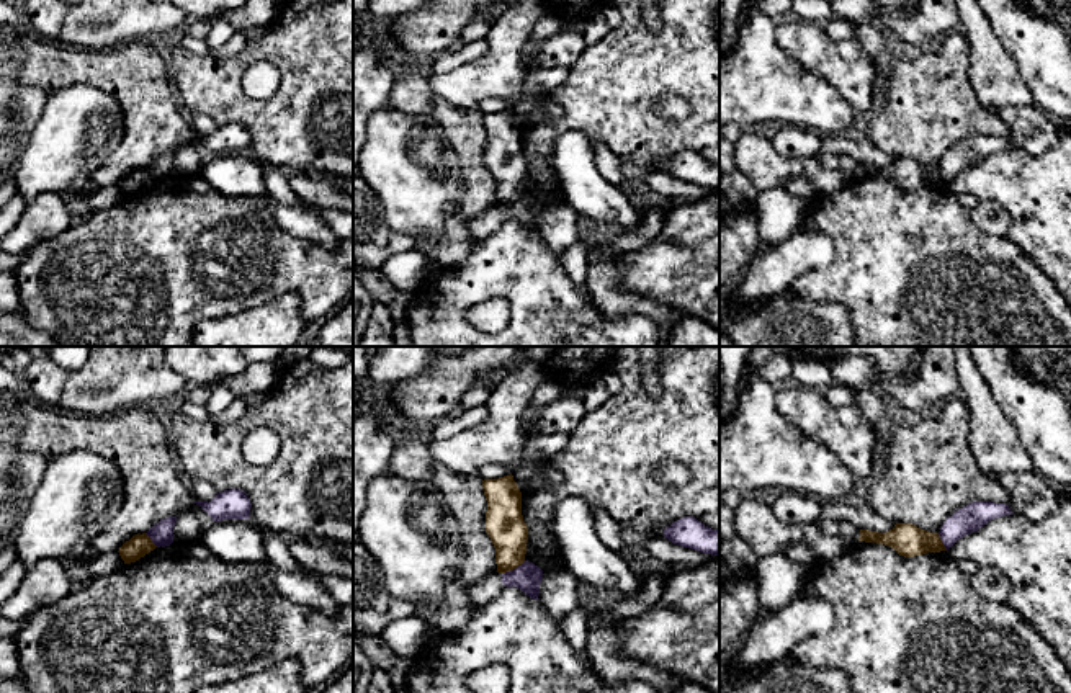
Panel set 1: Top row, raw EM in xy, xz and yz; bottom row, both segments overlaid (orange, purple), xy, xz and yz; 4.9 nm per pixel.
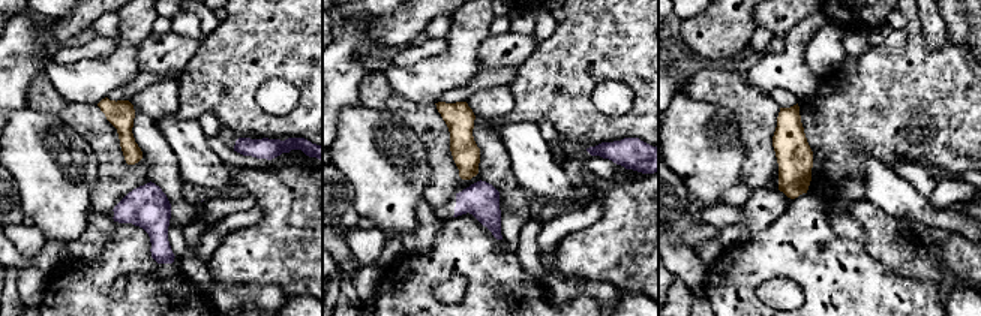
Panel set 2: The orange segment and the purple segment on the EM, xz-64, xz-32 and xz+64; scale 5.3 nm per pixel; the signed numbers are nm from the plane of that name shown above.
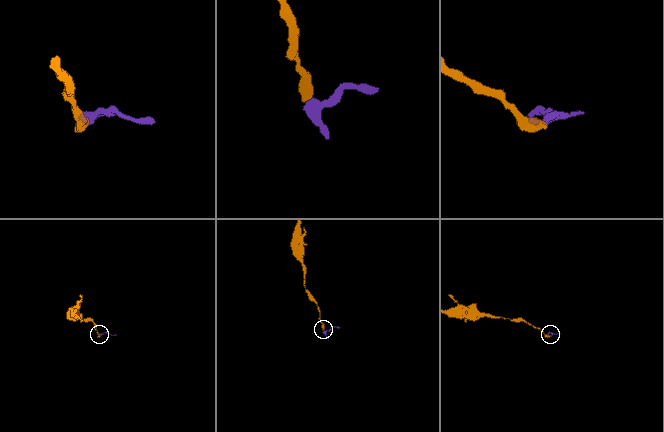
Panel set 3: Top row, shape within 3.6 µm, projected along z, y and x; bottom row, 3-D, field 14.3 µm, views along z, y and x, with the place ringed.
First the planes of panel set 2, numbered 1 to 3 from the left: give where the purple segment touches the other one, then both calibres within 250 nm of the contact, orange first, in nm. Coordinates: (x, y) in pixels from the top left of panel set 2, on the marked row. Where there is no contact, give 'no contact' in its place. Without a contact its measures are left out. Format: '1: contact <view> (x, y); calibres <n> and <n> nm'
1: no contact
2: no contact
3: no contact

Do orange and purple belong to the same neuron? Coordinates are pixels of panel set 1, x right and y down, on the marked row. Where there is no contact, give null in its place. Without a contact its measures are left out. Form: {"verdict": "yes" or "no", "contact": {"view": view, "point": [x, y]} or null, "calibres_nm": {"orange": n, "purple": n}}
{"verdict": "no", "contact": {"view": "xz", "point": [514, 567]}, "calibres_nm": {"orange": 190, "purple": 140}}

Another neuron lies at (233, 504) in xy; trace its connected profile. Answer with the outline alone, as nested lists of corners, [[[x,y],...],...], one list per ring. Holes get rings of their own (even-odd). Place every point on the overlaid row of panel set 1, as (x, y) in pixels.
[[[239,489],[219,492],[211,502],[195,503],[199,505],[213,518],[213,521],[249,520],[252,508],[247,494]]]

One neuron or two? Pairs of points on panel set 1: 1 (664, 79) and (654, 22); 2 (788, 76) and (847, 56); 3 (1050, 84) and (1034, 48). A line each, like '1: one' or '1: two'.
1: two
2: two
3: one

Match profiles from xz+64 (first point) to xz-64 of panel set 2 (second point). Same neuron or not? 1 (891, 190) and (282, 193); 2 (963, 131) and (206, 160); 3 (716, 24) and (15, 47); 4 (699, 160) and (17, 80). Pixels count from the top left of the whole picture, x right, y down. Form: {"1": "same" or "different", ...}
{"1": "different", "2": "different", "3": "different", "4": "different"}

